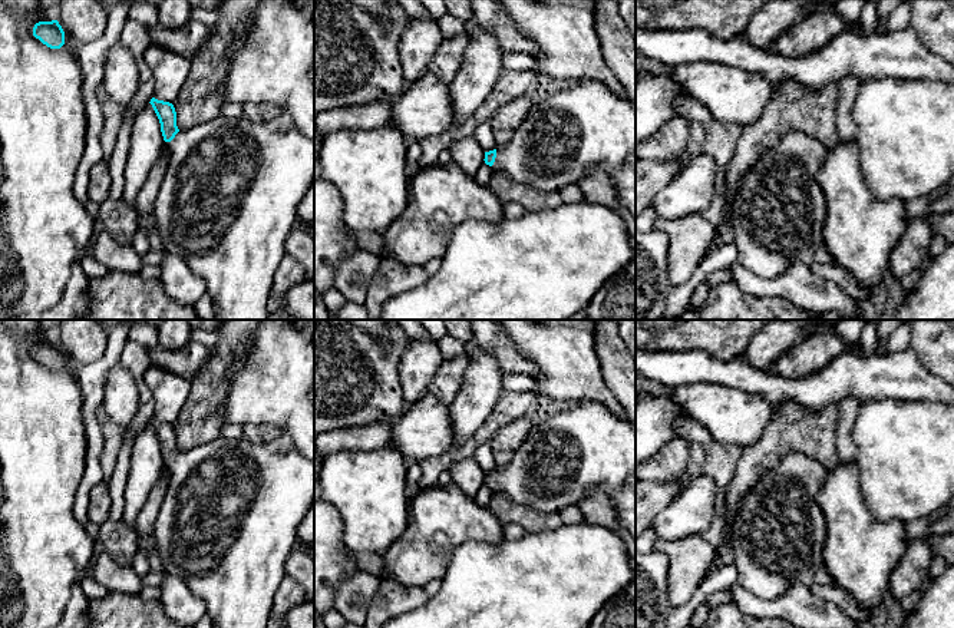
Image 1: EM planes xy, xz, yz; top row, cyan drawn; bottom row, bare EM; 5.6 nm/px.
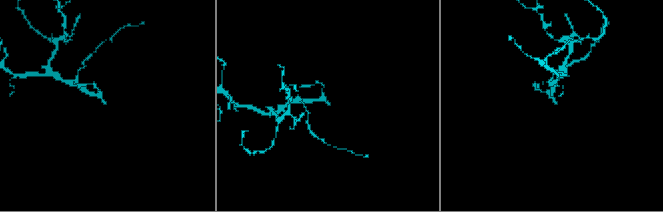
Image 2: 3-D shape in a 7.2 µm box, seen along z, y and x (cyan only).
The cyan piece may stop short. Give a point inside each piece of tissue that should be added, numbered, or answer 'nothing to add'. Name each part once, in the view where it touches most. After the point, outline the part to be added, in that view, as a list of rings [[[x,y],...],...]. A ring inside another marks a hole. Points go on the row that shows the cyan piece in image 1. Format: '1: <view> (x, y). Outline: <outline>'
1: xz (583, 126). Outline: [[[597,80],[574,83],[547,99],[532,97],[532,108],[505,148],[496,148],[491,166],[518,184],[547,192],[561,192],[590,169],[600,166],[610,175],[636,153],[636,105],[617,96]]]

